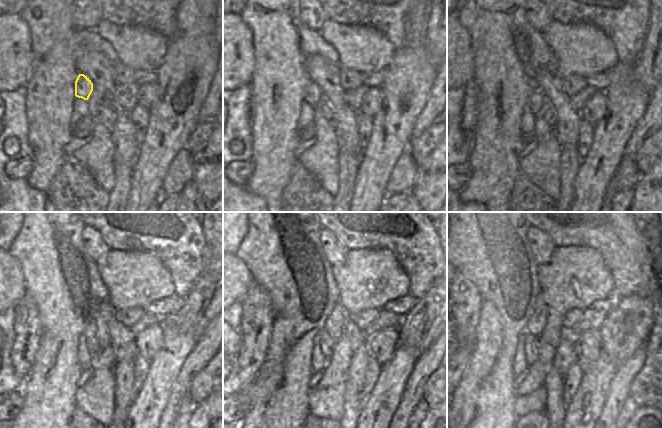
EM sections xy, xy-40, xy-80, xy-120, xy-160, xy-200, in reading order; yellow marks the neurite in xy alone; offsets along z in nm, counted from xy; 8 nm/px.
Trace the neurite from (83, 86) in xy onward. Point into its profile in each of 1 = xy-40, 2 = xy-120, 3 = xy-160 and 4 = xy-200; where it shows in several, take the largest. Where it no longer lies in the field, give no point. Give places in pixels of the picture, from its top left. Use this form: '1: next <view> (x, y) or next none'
1: next xy-40 (312, 94)
2: next xy-120 (104, 356)
3: next xy-160 (334, 358)
4: next xy-200 (564, 356)

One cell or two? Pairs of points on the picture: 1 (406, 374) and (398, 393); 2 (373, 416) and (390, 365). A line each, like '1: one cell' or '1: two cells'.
1: one cell
2: one cell

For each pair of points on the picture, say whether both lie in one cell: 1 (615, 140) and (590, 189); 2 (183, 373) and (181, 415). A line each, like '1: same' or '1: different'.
1: same
2: different

